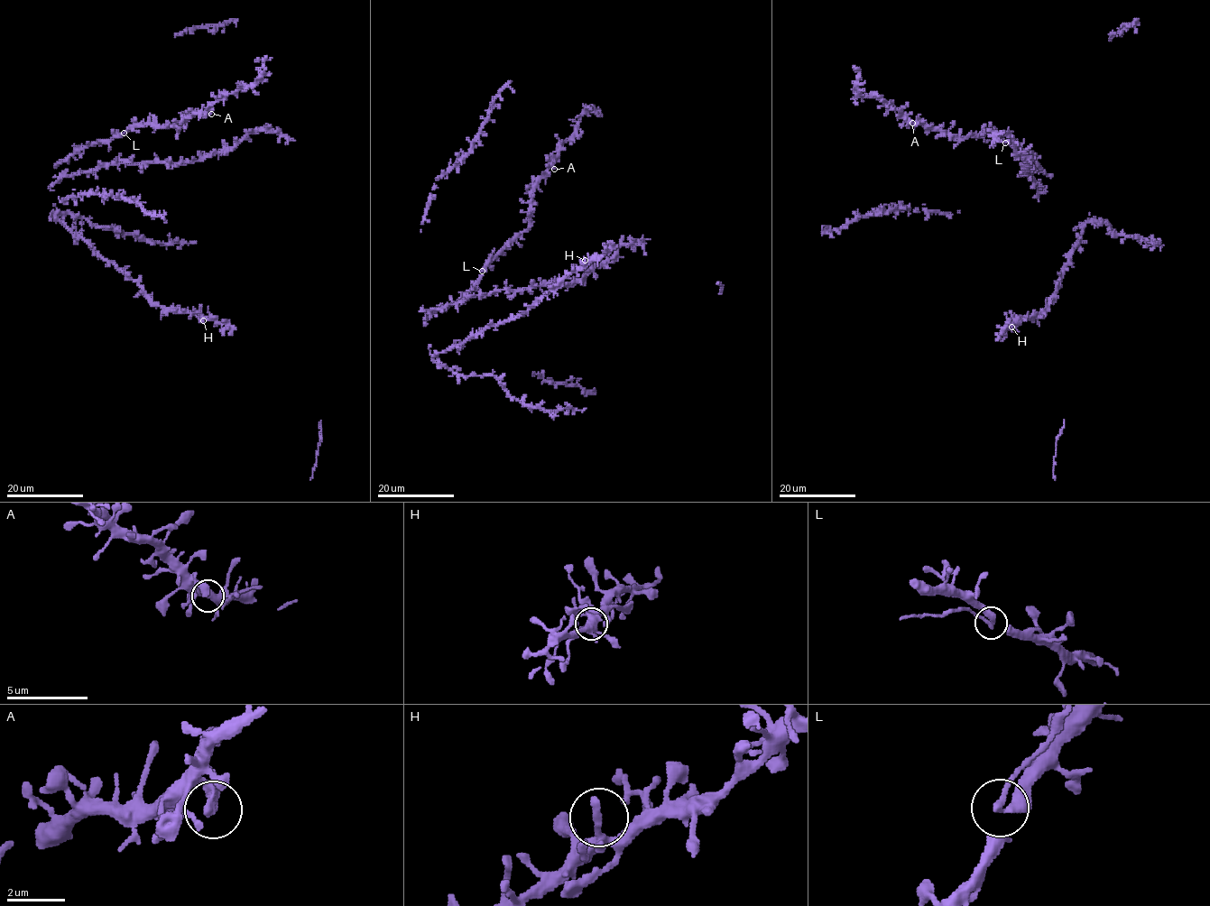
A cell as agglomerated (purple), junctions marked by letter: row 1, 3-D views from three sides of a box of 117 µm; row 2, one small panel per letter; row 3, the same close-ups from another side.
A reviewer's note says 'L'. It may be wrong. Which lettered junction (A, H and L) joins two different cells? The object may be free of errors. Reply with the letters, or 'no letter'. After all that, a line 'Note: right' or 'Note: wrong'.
L
Note: right

